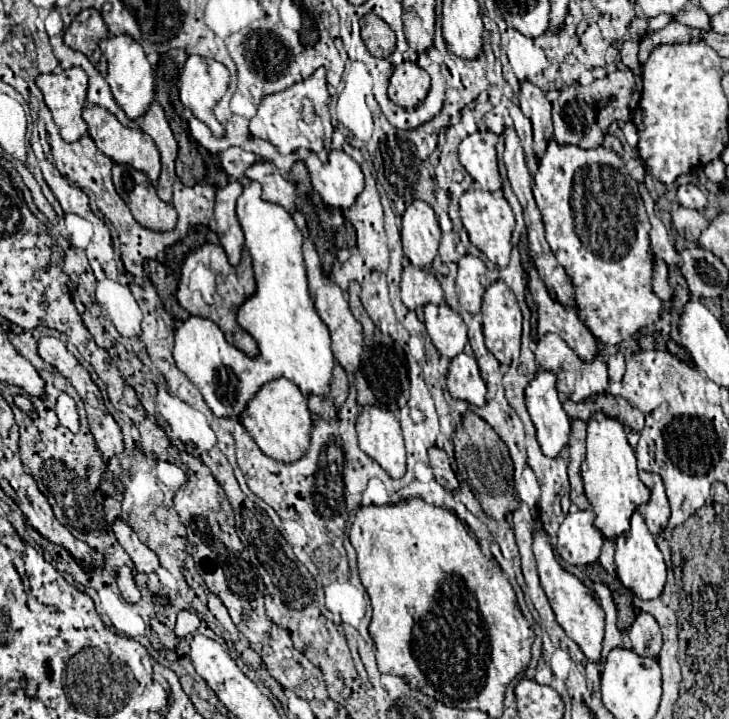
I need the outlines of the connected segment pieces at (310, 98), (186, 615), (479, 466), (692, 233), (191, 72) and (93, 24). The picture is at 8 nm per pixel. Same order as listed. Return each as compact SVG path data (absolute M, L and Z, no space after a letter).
M318 68L308 80L302 80L278 94L266 96L260 106L258 114L250 120L250 132L256 138L268 140L272 146L278 146L280 154L296 152L298 148L306 148L316 152L316 156L326 162L332 150L332 122L330 122L330 94L326 88L326 70Z
M182 610L182 612L178 612L178 622L176 622L174 632L176 632L178 638L184 638L184 636L196 632L198 626L200 626L200 620L196 618L196 614L192 614L188 610Z
M466 410L462 416L460 430L454 430L452 434L454 442L454 457L457 464L464 464L470 486L478 502L482 504L482 510L486 512L488 518L502 520L508 512L518 508L518 500L514 494L514 468L512 468L512 458L506 450L506 444L502 438L498 438L496 430L478 418L472 410Z
M680 206L672 212L672 226L688 242L698 242L702 230L708 226L708 220L698 210L690 210L690 208Z
M198 54L188 56L188 60L184 64L184 70L182 70L182 76L180 76L180 100L182 100L184 108L188 108L198 120L202 120L206 126L210 126L210 130L216 136L222 136L224 128L216 120L214 108L220 102L220 98L226 94L228 82L230 82L230 74L228 74L228 68L224 64L220 64L212 58L198 56Z
M88 8L82 10L70 28L64 32L64 44L70 46L72 50L82 52L102 76L106 76L106 58L100 54L98 42L108 36L108 28L100 16L98 10Z

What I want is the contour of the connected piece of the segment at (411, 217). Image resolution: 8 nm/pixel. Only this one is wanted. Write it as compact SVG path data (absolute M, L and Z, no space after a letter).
M414 200L402 214L402 244L404 254L416 268L426 268L438 254L440 226L434 210L422 202Z

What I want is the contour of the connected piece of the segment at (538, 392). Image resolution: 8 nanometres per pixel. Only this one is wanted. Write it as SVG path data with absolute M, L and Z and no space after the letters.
M540 370L536 374L536 378L528 384L526 388L526 408L530 412L530 418L536 426L536 436L538 436L538 444L544 452L544 456L548 458L556 458L568 444L568 432L570 432L570 420L566 416L566 412L562 410L558 392L556 392L556 376L552 372Z

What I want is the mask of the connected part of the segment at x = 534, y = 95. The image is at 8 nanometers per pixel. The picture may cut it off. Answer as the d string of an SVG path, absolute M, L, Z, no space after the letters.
M530 82L520 84L520 108L526 118L530 118L534 128L534 156L542 158L546 146L552 138L552 118L550 118L550 102L546 94Z

